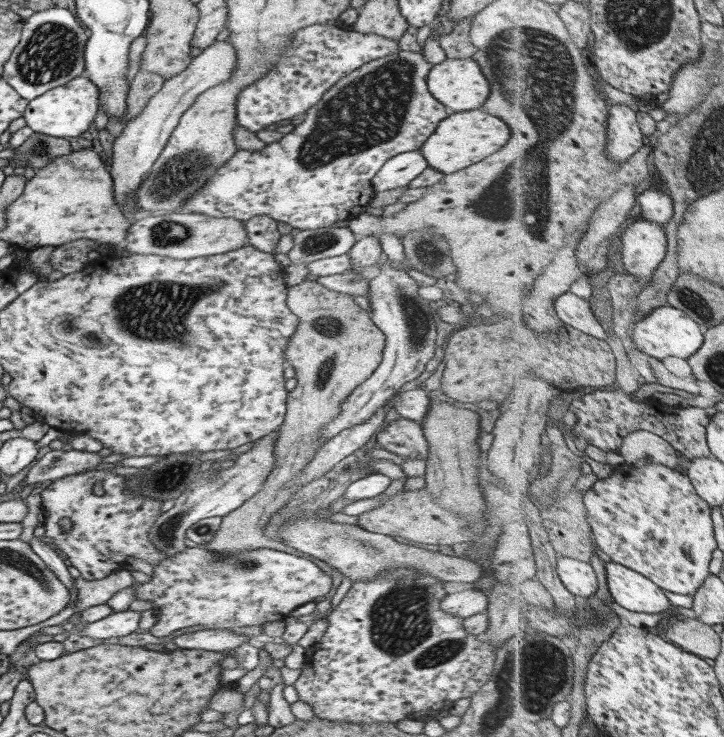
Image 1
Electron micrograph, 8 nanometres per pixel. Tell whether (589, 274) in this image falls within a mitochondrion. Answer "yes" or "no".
no

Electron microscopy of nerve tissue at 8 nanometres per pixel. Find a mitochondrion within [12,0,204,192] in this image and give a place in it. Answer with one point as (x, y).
(52, 52)

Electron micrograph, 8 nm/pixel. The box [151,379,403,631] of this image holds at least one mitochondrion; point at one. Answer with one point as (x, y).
(325, 529)

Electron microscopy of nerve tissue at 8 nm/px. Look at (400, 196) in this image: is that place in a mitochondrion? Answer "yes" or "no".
no

